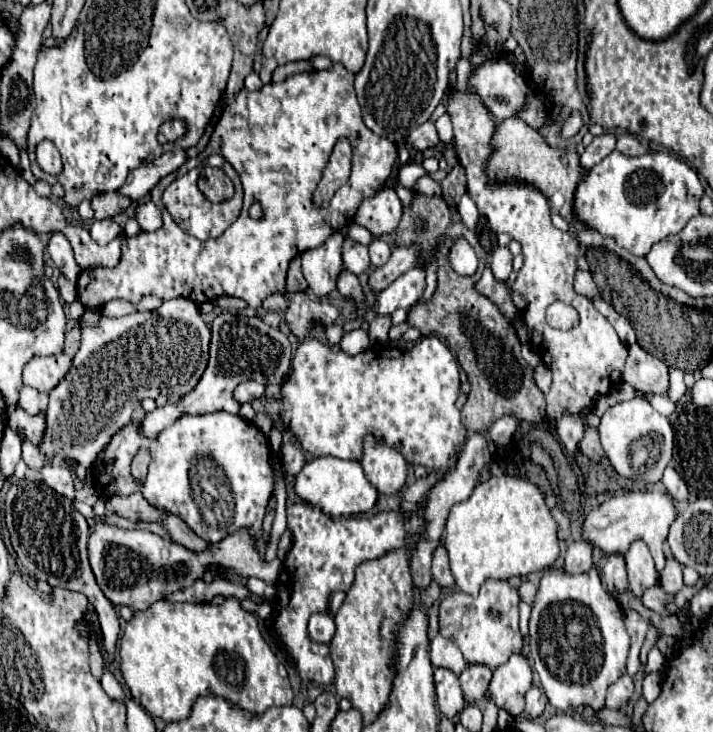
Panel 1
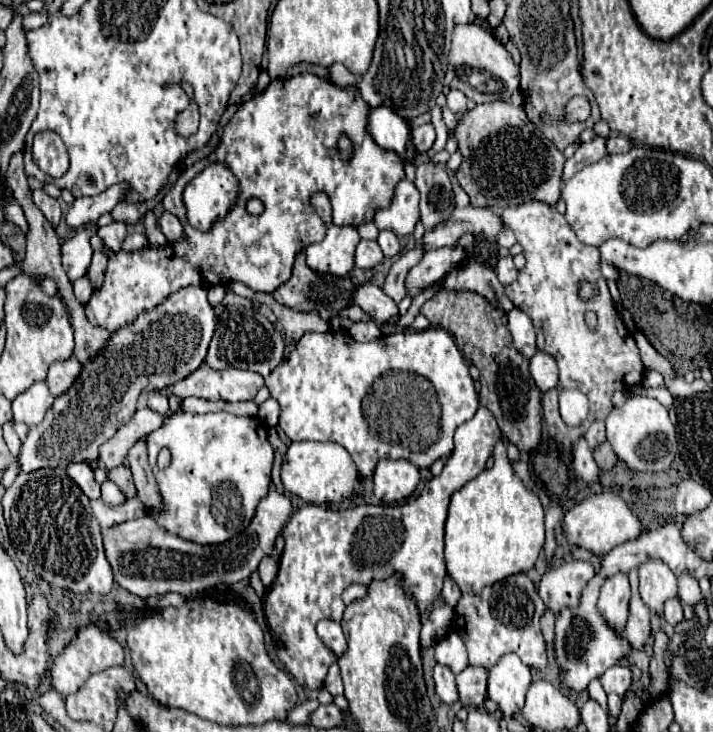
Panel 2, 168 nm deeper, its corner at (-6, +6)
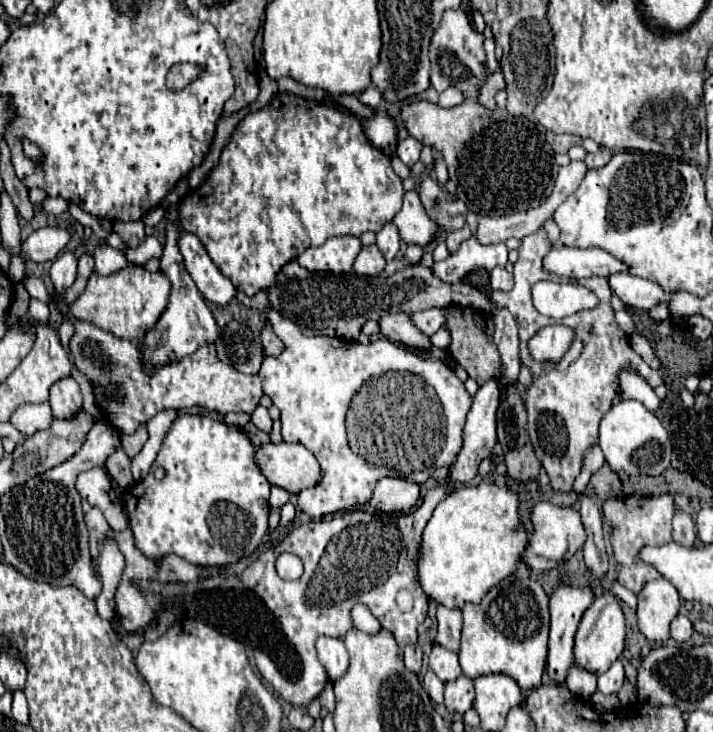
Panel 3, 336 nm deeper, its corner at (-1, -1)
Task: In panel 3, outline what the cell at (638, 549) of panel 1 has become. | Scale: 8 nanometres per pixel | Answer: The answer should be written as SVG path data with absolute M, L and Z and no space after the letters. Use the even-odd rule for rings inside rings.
M656 578L644 584L638 594L638 626L650 642L670 638L670 620L680 610L680 596L674 584L666 578Z

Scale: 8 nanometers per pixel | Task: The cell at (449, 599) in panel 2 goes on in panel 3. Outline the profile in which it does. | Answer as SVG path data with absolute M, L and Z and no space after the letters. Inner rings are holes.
M438 604L438 634L436 642L452 652L458 652L460 644L460 628L462 628L462 612L458 608L446 608Z

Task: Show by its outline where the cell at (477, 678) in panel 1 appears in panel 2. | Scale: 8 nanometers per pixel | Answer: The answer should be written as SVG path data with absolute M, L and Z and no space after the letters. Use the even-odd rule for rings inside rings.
M465 667L457 675L459 701L467 709L477 709L483 705L487 695L487 669L485 667Z

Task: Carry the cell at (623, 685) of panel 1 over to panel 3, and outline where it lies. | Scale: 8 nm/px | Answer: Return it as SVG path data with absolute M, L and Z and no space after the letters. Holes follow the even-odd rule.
M616 660L606 672L598 674L598 690L602 694L618 694L618 690L622 688L626 676L624 676L624 666L620 660Z

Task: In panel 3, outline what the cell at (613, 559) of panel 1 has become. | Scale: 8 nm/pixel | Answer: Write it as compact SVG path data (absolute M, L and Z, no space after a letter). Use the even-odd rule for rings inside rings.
M604 592L596 596L592 606L584 612L580 620L574 640L574 660L584 670L602 674L616 662L616 658L620 658L622 650L624 650L624 612L618 598L610 592Z

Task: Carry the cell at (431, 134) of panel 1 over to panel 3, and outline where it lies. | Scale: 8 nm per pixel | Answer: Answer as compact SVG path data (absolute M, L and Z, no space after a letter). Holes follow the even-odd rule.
M408 136L406 140L398 142L396 156L398 156L408 168L412 168L412 166L420 160L420 150L422 150L422 142L420 142L420 140L414 140L412 136Z

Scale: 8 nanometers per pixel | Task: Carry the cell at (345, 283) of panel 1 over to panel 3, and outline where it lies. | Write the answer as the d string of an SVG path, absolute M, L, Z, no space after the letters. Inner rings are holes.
M386 314L378 320L380 332L392 342L402 342L410 348L430 348L430 340L422 334L406 314Z

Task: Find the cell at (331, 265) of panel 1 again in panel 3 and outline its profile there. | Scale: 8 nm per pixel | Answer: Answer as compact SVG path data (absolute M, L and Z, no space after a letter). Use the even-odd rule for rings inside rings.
M334 236L322 246L312 246L298 256L298 264L312 272L350 272L360 252L360 240L356 236Z

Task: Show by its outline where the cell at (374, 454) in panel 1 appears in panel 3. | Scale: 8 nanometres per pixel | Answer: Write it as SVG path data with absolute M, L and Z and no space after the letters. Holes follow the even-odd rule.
M380 478L374 488L370 506L380 512L410 512L418 502L418 484L402 478Z

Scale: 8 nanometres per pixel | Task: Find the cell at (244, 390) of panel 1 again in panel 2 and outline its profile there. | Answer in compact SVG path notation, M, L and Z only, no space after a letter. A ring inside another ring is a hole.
M205 361L195 373L187 375L175 385L159 389L161 395L175 397L199 397L207 401L249 401L255 399L263 387L263 377L255 371L241 369L211 369Z

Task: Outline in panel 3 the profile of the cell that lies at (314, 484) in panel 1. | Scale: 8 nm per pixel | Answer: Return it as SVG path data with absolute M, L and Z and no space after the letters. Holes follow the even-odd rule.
M266 444L256 450L258 466L272 486L298 494L322 482L322 468L316 456L302 444Z

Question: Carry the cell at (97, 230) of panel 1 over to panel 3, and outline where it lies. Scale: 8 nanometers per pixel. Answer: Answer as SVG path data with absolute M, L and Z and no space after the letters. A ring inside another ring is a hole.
M98 244L92 256L96 260L96 274L100 274L100 276L114 274L114 272L122 270L128 264L124 252L116 250L116 248L108 246L108 244Z

